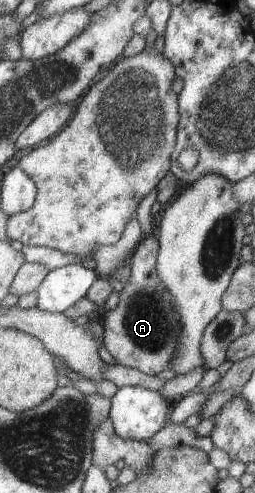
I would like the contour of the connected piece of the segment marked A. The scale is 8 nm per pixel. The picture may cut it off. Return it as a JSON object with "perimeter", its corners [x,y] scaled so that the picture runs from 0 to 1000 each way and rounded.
{"perimeter":[[[580,479],[510,521],[510,570],[482,578],[463,619],[416,633],[404,696],[459,738],[608,763],[671,744],[710,661],[686,609],[616,554],[631,495],[612,481]]]}

